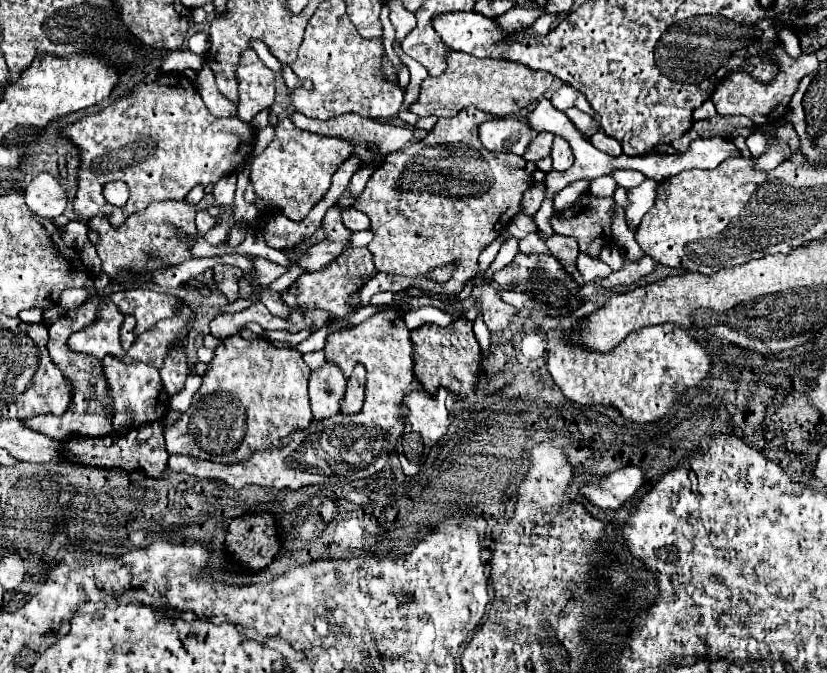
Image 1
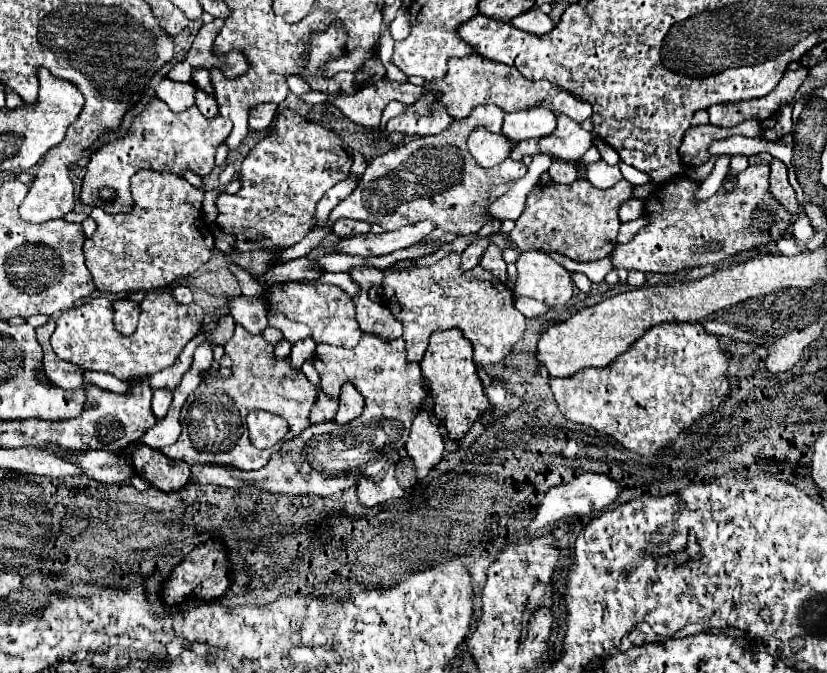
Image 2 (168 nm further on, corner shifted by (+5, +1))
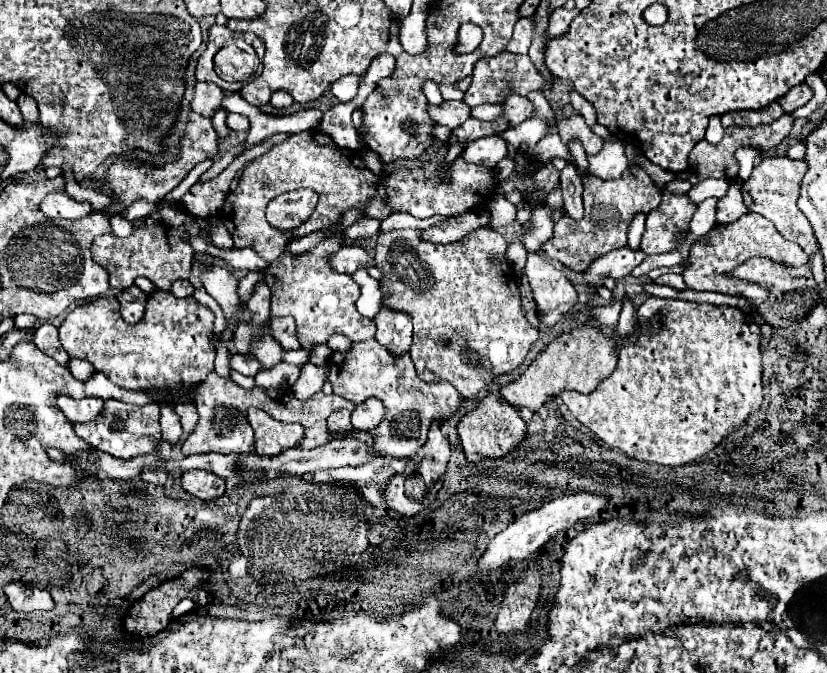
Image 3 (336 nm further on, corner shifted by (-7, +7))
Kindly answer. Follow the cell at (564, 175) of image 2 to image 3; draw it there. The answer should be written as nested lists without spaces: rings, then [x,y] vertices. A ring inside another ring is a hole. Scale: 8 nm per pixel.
[[[566,166],[560,172],[560,188],[562,188],[564,208],[566,208],[568,216],[572,216],[574,220],[580,220],[584,216],[584,208],[582,208],[582,176],[578,174],[578,170],[574,166]]]

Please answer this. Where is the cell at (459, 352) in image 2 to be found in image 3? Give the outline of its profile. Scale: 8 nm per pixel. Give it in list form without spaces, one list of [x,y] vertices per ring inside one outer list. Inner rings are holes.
[[[488,394],[476,410],[462,416],[458,434],[468,462],[478,464],[482,458],[504,458],[514,452],[526,438],[526,422],[518,416],[518,410],[510,404],[504,404],[498,394]]]

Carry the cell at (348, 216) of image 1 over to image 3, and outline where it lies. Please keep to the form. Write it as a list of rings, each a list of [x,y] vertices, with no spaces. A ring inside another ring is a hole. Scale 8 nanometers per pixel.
[[[362,218],[360,222],[354,222],[348,230],[344,230],[342,236],[344,238],[352,238],[352,240],[356,240],[356,238],[370,238],[370,236],[374,236],[378,232],[378,228],[380,228],[378,220]]]

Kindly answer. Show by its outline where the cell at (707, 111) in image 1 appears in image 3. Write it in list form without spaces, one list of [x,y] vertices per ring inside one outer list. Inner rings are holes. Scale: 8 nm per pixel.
[[[712,116],[712,118],[710,118],[710,124],[708,124],[708,128],[706,128],[704,140],[710,142],[710,144],[716,144],[716,142],[720,142],[722,134],[724,134],[724,128],[722,128],[722,124],[720,124],[720,116]]]

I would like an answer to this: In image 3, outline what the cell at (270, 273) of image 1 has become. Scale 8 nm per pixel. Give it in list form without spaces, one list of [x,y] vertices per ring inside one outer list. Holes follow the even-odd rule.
[[[342,246],[340,252],[336,256],[332,256],[330,264],[338,272],[354,274],[358,268],[374,266],[374,258],[370,258],[368,252],[362,250],[362,248],[358,248],[358,246]]]

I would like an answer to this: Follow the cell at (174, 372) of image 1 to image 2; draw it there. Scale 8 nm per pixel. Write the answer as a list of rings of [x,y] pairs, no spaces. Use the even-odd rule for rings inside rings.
[[[156,388],[154,396],[152,396],[152,412],[154,412],[154,416],[164,418],[164,414],[168,412],[170,402],[172,402],[172,390]]]

